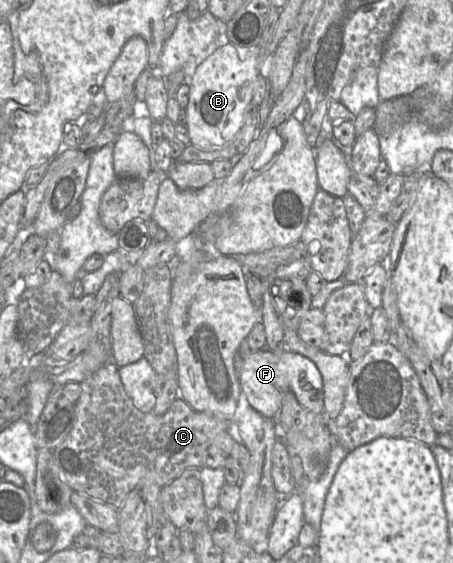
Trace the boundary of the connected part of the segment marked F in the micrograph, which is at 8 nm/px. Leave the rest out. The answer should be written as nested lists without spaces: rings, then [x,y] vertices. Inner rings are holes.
[[[287,348],[282,351],[253,351],[243,360],[239,382],[250,406],[265,418],[278,419],[283,397],[288,391],[294,393],[304,408],[314,413],[324,411],[323,379],[318,367],[308,357]]]

